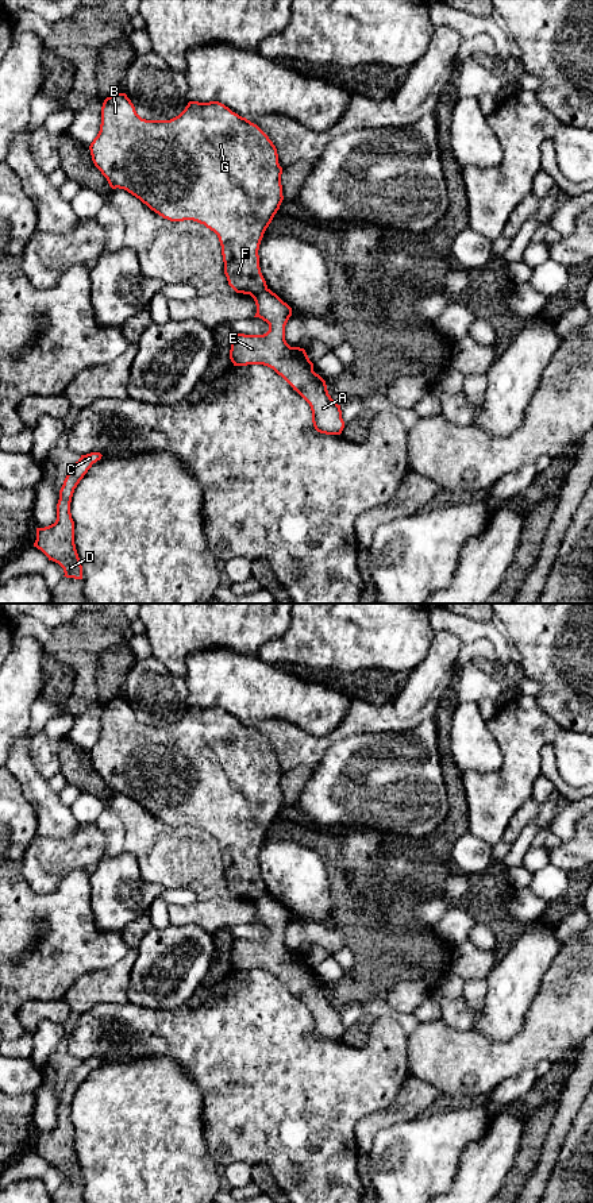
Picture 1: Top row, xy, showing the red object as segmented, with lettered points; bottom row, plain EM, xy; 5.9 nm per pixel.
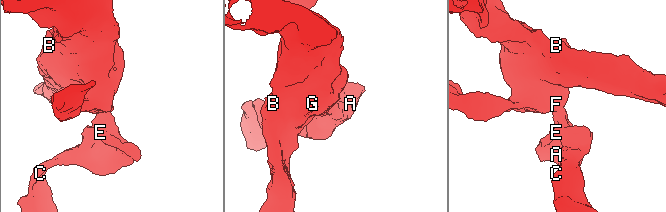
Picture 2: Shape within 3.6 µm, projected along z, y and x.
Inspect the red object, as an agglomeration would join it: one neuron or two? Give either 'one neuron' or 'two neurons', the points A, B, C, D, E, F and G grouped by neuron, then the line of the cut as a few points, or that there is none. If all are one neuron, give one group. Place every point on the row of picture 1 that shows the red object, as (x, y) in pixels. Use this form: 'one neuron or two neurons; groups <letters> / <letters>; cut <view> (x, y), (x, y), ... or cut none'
two neurons; groups A C D E / B F G; cut xy (266, 286), (250, 295)

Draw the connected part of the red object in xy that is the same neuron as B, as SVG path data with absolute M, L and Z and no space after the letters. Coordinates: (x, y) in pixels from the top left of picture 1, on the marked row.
M115 93L107 97L103 103L100 131L91 143L89 150L95 166L107 178L112 189L119 188L127 190L163 219L170 221L193 220L213 231L217 235L222 246L224 274L227 277L228 285L236 293L251 294L267 288L266 281L261 273L258 250L266 228L272 223L284 200L281 185L282 167L278 163L276 146L257 124L232 112L228 107L219 101L189 101L185 109L170 120L146 120L136 113L134 104L126 93Z

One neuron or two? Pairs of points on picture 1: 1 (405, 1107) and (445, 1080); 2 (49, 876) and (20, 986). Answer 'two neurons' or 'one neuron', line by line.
1: two neurons
2: two neurons

